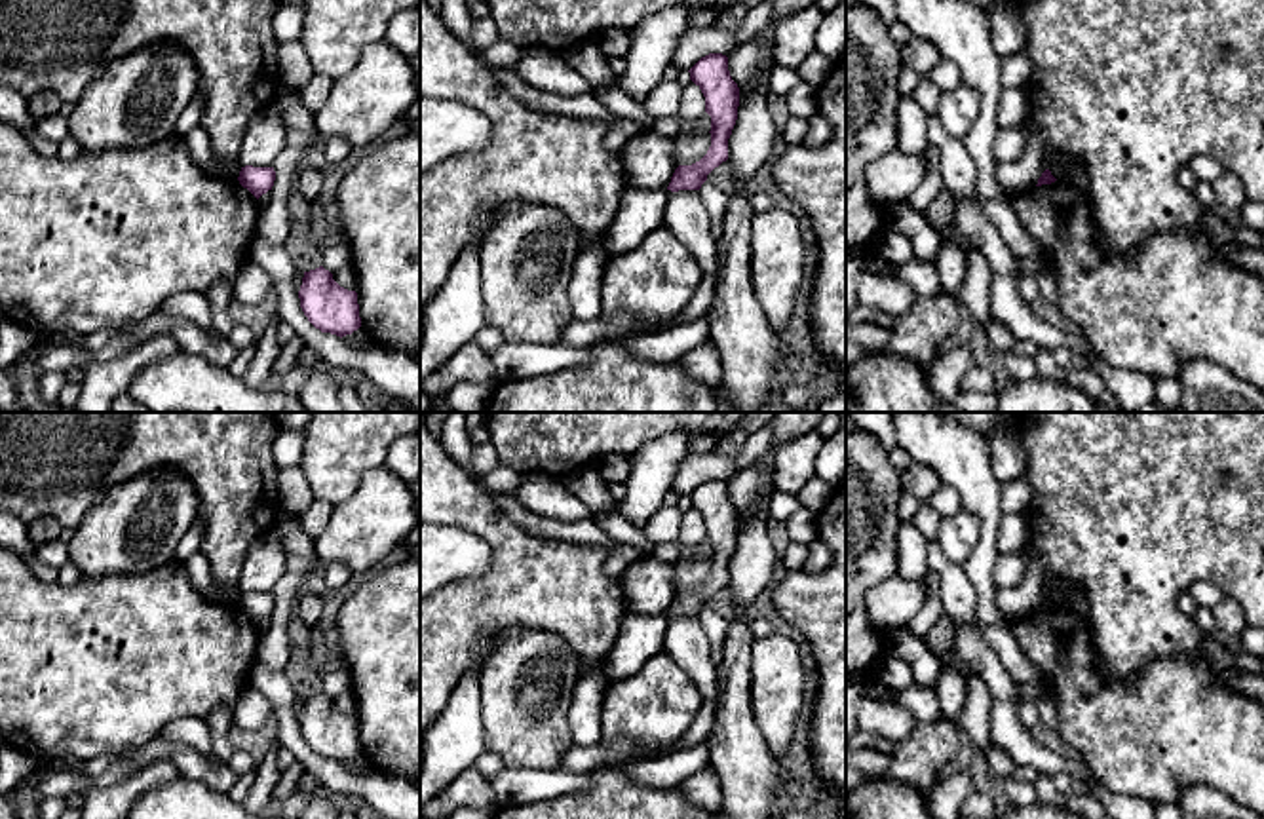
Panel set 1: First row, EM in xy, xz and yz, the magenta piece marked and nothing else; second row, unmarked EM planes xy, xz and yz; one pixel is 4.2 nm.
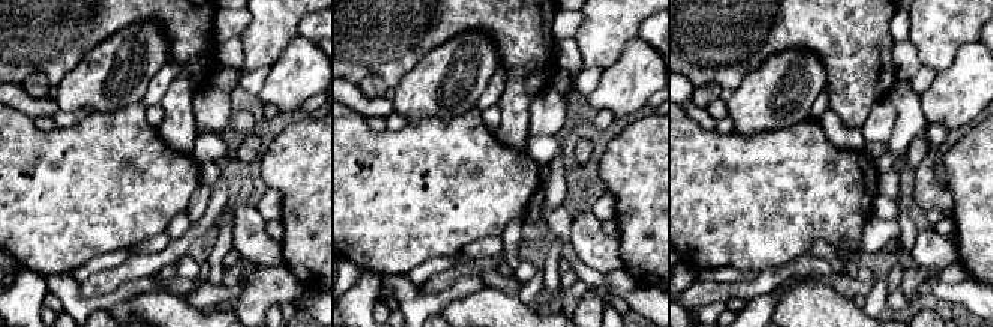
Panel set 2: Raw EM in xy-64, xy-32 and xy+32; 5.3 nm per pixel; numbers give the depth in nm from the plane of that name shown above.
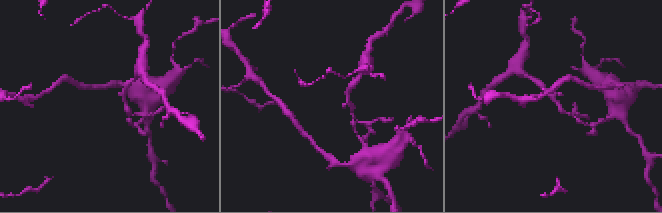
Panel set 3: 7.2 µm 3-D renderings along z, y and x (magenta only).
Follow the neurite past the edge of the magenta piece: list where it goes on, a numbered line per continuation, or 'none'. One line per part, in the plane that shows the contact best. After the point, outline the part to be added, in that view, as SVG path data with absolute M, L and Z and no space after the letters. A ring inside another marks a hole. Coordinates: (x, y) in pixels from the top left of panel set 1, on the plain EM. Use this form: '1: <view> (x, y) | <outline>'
none

